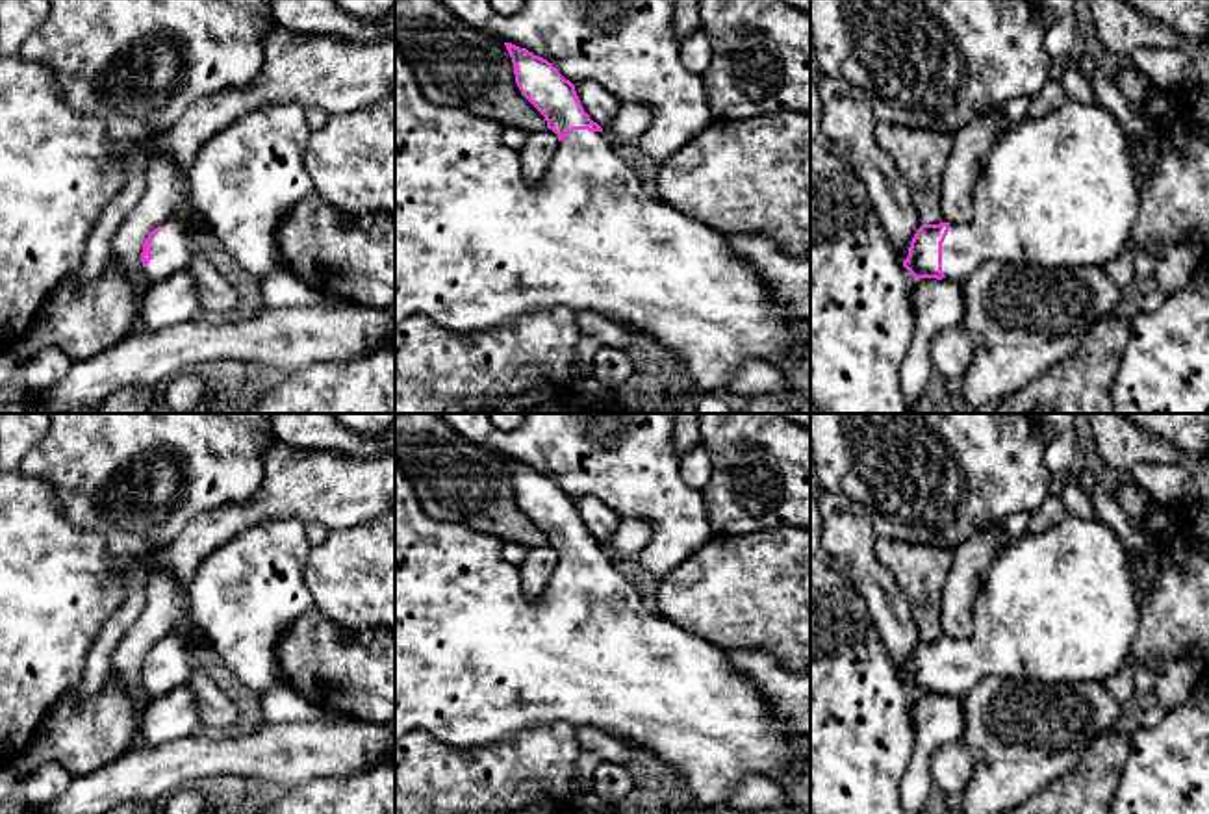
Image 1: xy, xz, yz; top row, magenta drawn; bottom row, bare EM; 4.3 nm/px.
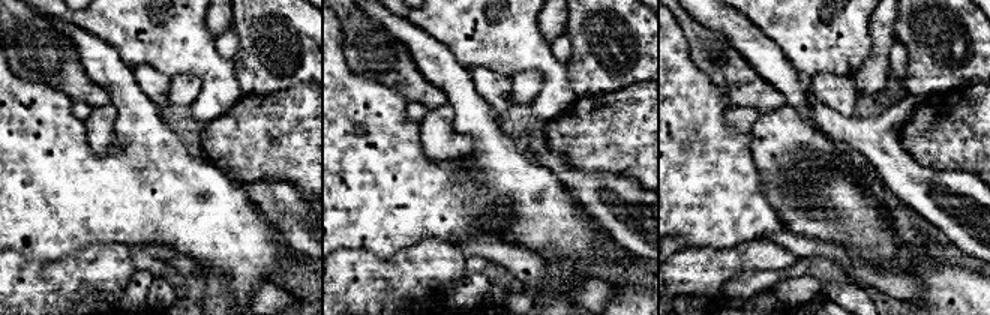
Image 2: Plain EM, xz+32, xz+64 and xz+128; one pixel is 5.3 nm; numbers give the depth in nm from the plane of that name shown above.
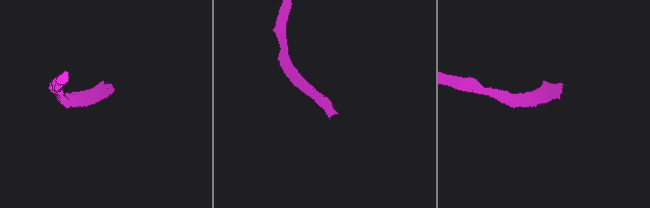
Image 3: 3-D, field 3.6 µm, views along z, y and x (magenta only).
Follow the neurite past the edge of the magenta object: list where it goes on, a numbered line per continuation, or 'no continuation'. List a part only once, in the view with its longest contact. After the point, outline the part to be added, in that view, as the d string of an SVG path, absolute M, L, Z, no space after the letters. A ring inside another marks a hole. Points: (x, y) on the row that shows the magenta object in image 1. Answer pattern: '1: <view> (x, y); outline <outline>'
1: yz (1059, 191); outline M1066 98L1059 109L1012 126L988 152L975 182L972 221L949 224L942 243L942 273L948 280L964 280L992 260L1042 269L1107 267L1126 252L1139 213L1140 185L1120 122L1098 102Z

